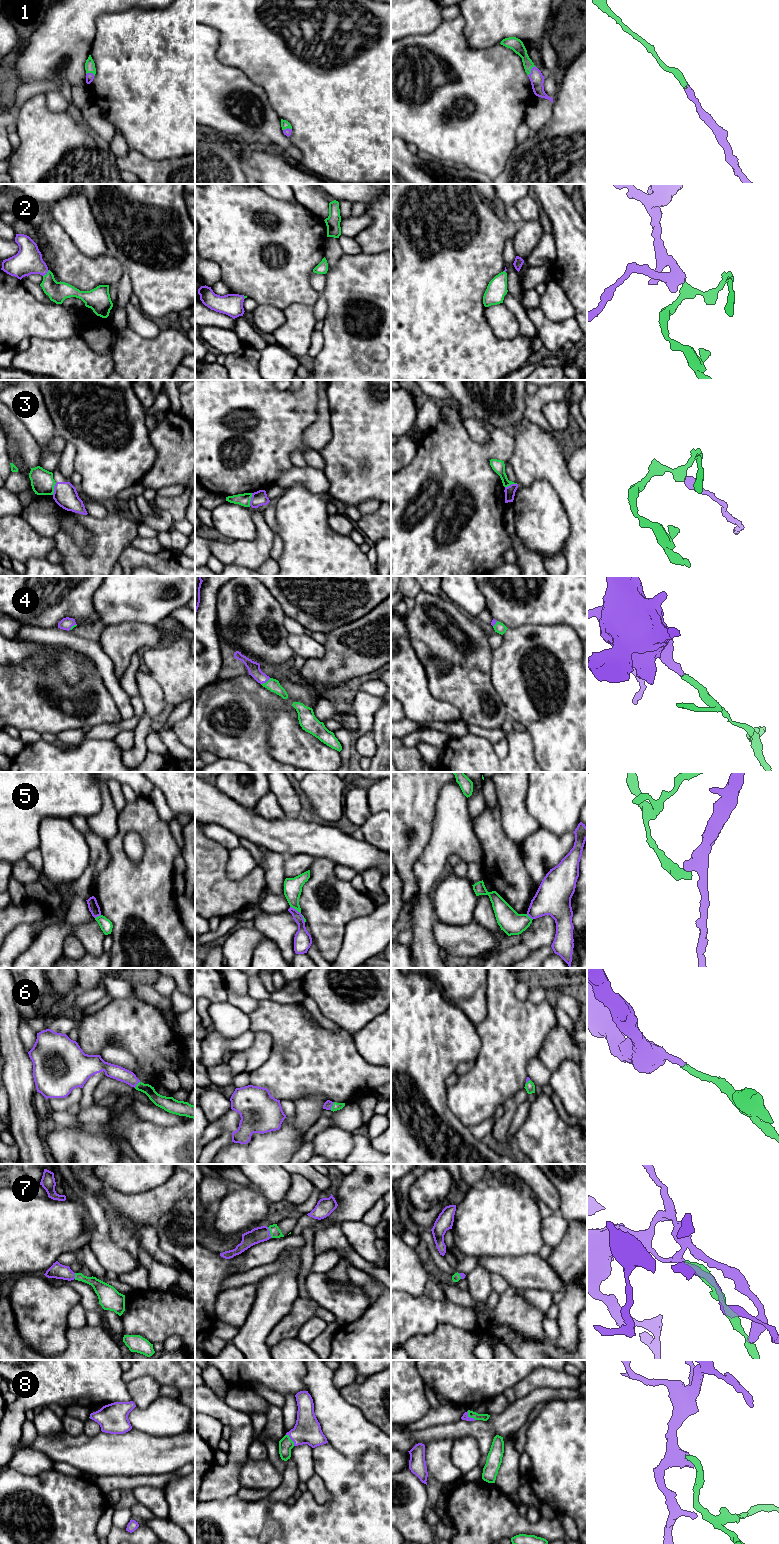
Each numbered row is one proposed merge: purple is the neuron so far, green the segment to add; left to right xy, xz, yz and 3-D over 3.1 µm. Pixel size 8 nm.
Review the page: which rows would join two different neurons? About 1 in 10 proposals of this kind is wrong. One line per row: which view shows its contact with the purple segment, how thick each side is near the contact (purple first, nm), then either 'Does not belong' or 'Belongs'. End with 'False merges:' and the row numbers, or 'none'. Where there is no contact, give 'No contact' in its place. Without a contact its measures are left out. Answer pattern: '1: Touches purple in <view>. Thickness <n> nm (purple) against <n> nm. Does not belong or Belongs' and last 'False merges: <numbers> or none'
1: Touches purple in yz. Thickness 110 nm (purple) against 100 nm. Belongs
2: Touches purple in xy. Thickness 220 nm (purple) against 160 nm. Belongs
3: Touches purple in xz. Thickness 120 nm (purple) against 100 nm. Does not belong
4: Touches purple in xz. Thickness 100 nm (purple) against 100 nm. Belongs
5: Touches purple in xz. Thickness 140 nm (purple) against 140 nm. Does not belong
6: Touches purple in xz. Thickness 70 nm (purple) against 70 nm. Belongs
7: Touches purple in xz. Thickness 130 nm (purple) against 90 nm. Belongs
8: Touches purple in xz. Thickness 220 nm (purple) against 110 nm. Belongs
False merges: 3, 5

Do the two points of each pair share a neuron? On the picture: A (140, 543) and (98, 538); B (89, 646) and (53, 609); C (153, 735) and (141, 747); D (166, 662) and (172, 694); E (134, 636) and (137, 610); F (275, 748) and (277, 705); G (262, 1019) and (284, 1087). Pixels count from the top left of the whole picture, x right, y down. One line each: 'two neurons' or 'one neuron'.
A: two neurons
B: two neurons
C: two neurons
D: one neuron
E: two neurons
F: two neurons
G: one neuron

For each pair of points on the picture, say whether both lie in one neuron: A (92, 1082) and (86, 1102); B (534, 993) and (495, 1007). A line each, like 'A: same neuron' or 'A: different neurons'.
A: same neuron
B: different neurons

